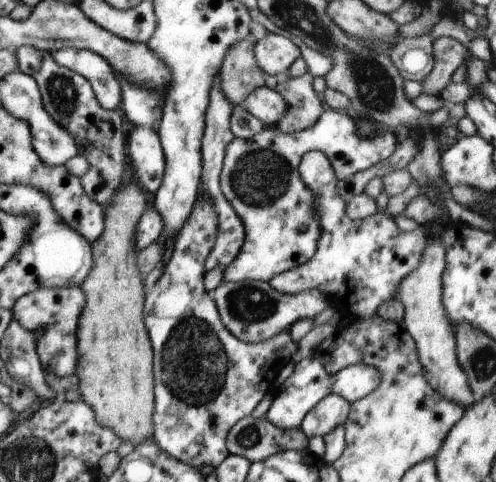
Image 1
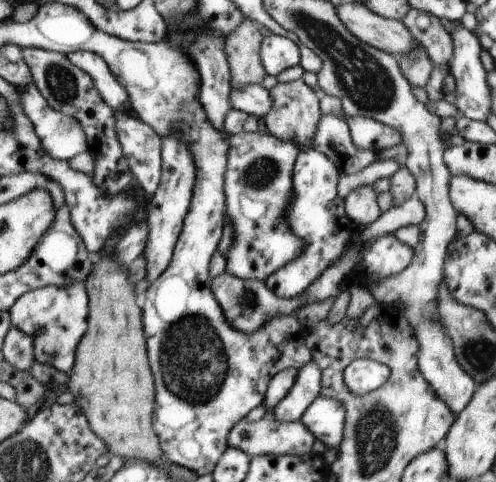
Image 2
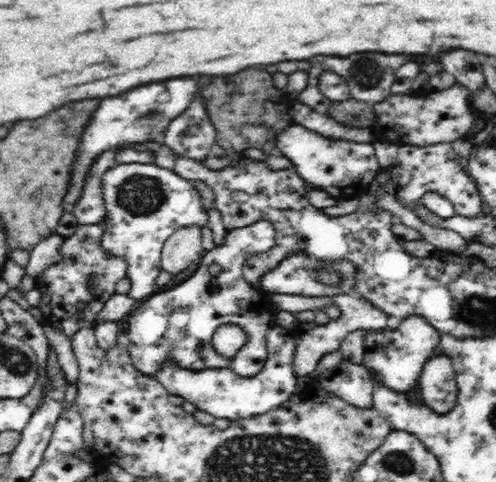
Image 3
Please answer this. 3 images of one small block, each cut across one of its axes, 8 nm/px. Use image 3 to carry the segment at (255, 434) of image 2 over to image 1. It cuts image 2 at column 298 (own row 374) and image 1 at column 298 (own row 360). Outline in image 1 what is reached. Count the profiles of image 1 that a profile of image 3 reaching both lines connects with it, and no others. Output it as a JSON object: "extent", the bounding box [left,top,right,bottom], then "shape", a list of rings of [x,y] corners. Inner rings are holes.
{"extent":[225,416,309,464],"shape":[[[251,416],[241,418],[231,426],[225,442],[229,454],[247,458],[251,464],[279,452],[301,452],[309,446],[309,438],[301,428],[283,430],[271,424],[265,416],[259,420]]]}

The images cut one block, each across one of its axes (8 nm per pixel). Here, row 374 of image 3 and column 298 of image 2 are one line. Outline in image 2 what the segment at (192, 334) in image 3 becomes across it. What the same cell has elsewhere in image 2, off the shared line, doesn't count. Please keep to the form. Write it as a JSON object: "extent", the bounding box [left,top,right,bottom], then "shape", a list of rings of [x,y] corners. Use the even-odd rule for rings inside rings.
{"extent":[223,132,305,282],"shape":[[[249,132],[249,134],[233,134],[227,138],[229,140],[229,150],[227,150],[227,170],[225,170],[225,176],[223,176],[223,192],[225,192],[225,218],[229,218],[231,222],[231,228],[233,228],[233,242],[227,250],[227,254],[223,256],[225,258],[225,272],[227,274],[233,274],[235,278],[241,278],[241,280],[259,280],[259,282],[265,282],[267,276],[275,274],[281,266],[285,266],[287,262],[291,262],[293,258],[297,258],[301,252],[303,252],[303,246],[305,242],[301,242],[301,238],[297,238],[291,228],[287,226],[287,216],[285,212],[289,212],[289,202],[291,202],[291,170],[293,170],[293,164],[297,160],[297,154],[299,154],[299,146],[297,142],[283,142],[271,134],[259,134],[259,132]]]}

